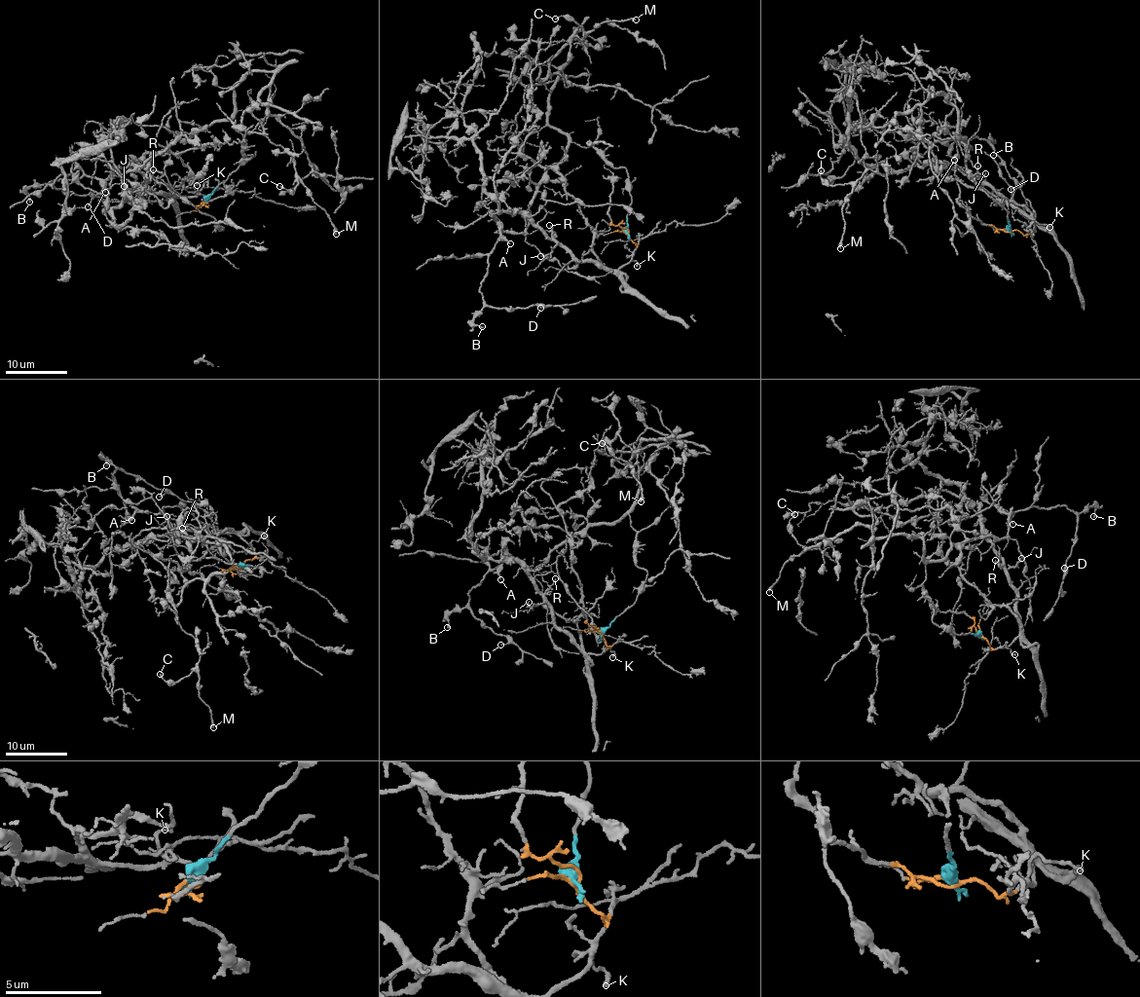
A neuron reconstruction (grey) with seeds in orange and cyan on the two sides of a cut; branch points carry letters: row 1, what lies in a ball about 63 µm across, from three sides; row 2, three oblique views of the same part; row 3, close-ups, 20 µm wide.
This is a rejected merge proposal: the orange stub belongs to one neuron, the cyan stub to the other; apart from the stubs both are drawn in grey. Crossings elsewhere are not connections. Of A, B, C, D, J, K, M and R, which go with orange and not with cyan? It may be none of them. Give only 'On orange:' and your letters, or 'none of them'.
On orange: J, K, R

